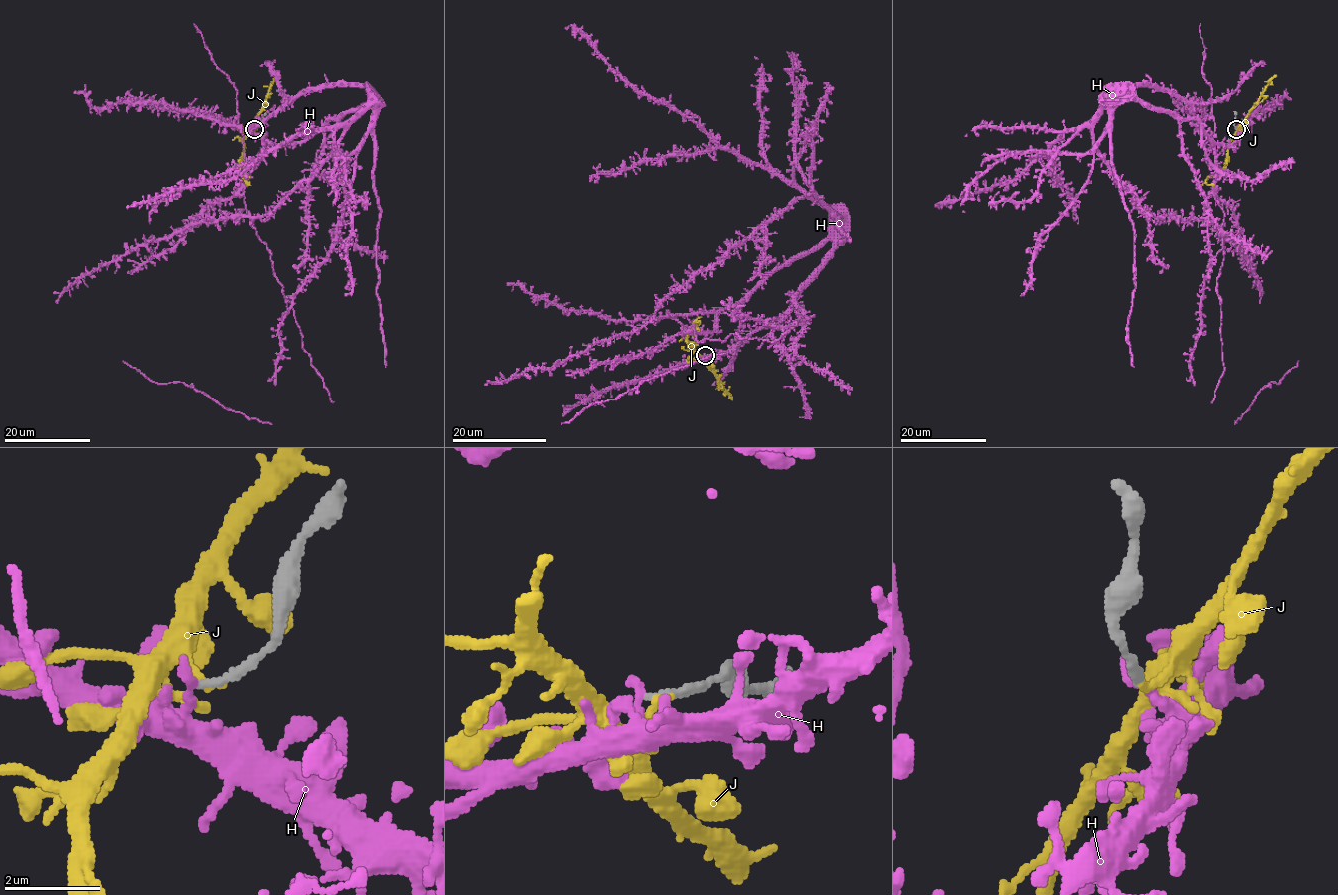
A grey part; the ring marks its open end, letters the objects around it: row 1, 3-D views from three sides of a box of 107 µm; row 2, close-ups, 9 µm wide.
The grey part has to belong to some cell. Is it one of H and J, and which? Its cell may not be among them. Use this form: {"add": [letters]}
{"add": []}

